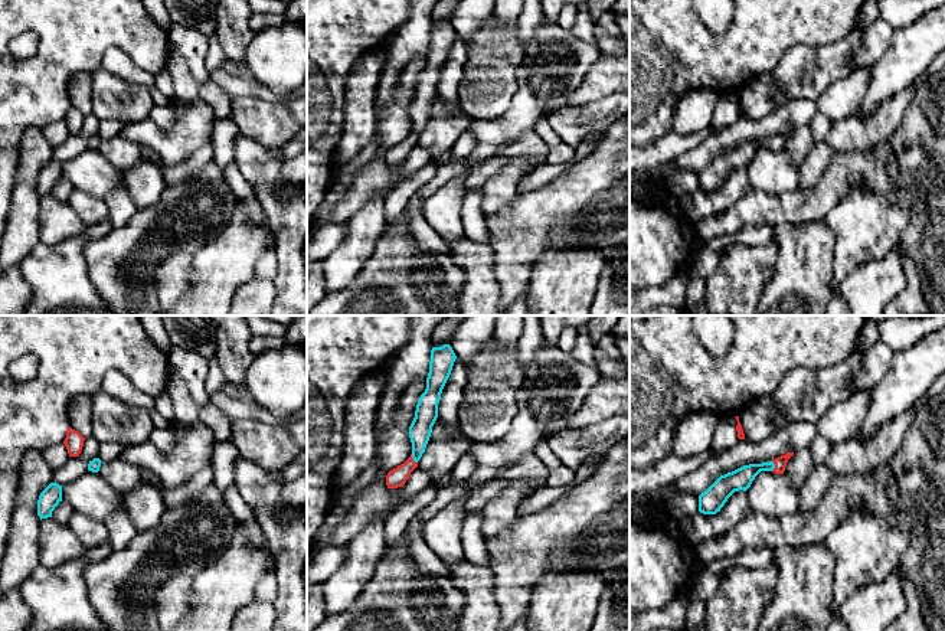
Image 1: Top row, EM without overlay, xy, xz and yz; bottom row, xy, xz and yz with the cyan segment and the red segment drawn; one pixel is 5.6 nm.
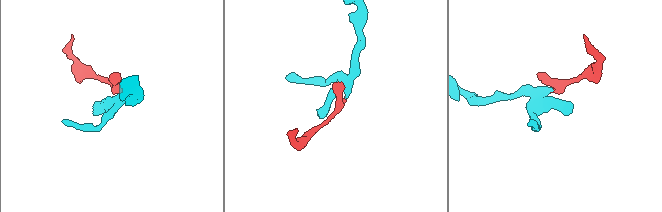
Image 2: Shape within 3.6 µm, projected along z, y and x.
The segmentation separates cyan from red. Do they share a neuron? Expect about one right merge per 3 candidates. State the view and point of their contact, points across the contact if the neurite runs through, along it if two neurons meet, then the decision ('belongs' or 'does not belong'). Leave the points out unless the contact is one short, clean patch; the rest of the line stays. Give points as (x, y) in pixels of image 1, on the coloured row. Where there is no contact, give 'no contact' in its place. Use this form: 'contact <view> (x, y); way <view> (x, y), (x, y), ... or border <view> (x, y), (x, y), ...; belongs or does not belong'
contact xz (412, 457); way xz (425, 415), (418, 450), (412, 457), (396, 477); belongs

